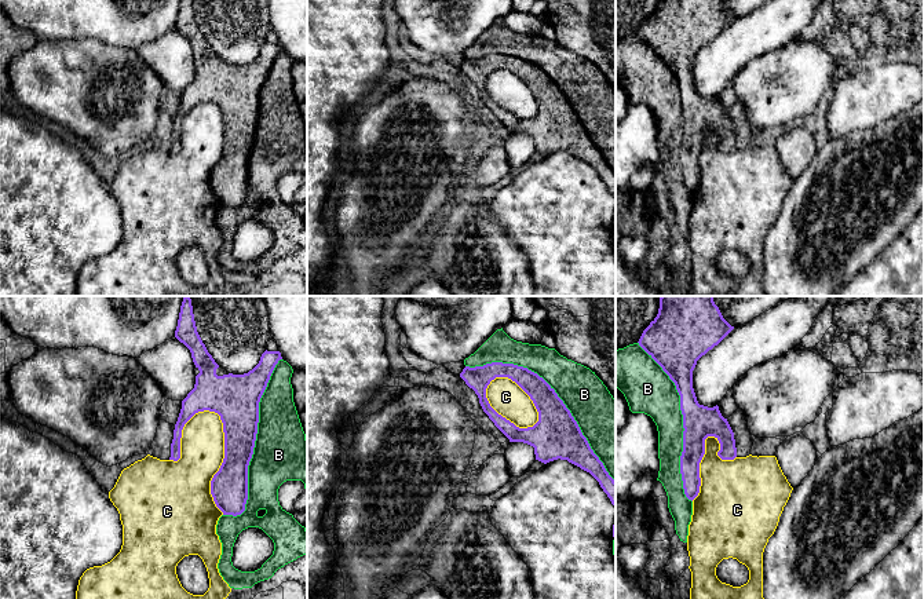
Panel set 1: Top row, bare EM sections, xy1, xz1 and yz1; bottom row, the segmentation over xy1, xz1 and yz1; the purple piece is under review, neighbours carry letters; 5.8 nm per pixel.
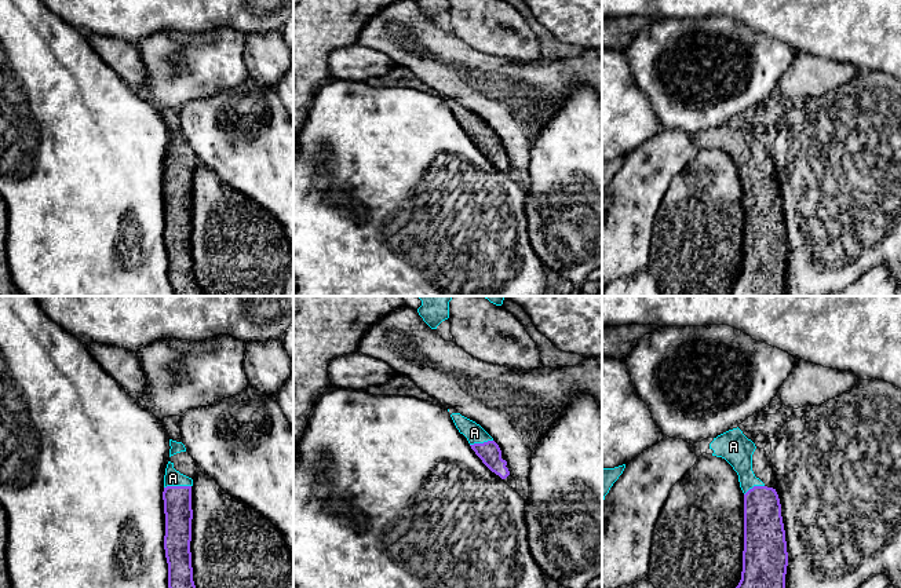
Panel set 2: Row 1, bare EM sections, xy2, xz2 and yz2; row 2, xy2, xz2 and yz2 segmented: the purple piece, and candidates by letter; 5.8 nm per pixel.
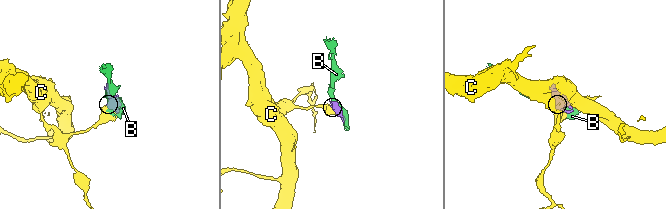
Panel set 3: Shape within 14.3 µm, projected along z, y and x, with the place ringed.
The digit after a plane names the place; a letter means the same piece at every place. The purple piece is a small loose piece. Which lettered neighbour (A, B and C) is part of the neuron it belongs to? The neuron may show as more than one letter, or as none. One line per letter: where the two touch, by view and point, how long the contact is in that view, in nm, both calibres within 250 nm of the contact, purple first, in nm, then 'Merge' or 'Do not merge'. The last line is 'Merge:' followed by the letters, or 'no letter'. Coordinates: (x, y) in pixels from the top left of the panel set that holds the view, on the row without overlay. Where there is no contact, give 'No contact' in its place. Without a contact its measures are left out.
A: Touches purple at xy2 (177, 178). Shared border 160 nm. Thickness 160 nm (purple) against 100 nm. Merge
B: Touches purple at xz1 (555, 84). Shared border 1100 nm. Thickness 280 nm (purple) against 260 nm. Do not merge
C: Touches purple at xy1 (225, 149). Shared border 650 nm. Thickness 220 nm (purple) against 260 nm. Do not merge
Merge: A

